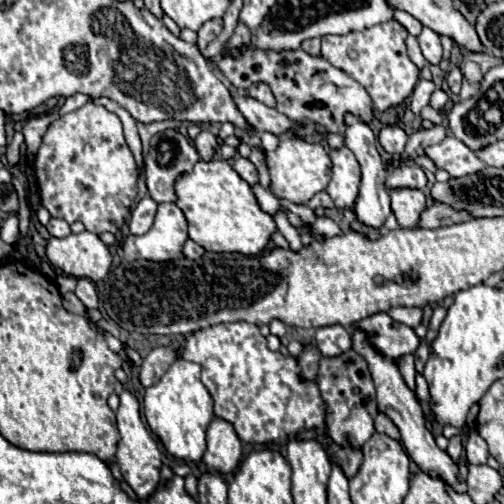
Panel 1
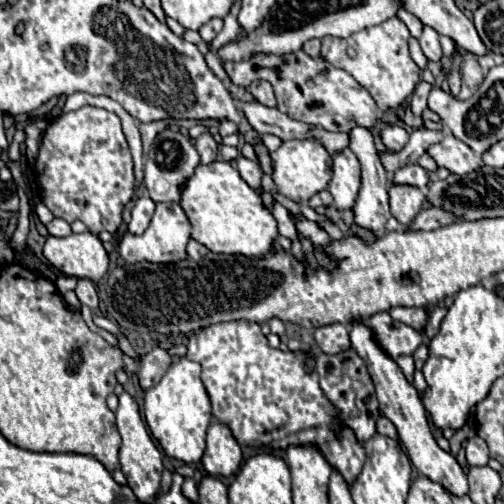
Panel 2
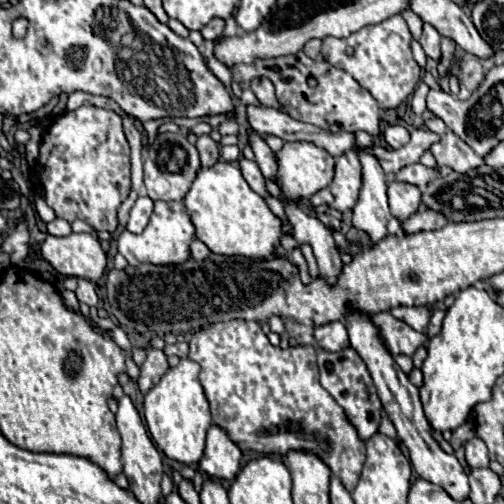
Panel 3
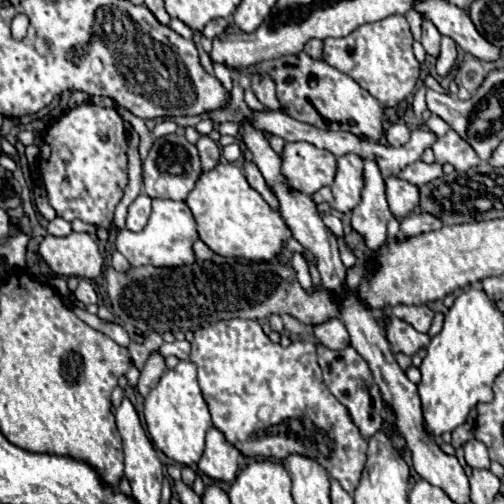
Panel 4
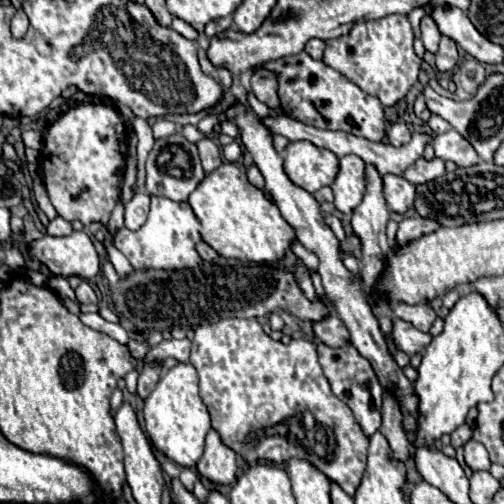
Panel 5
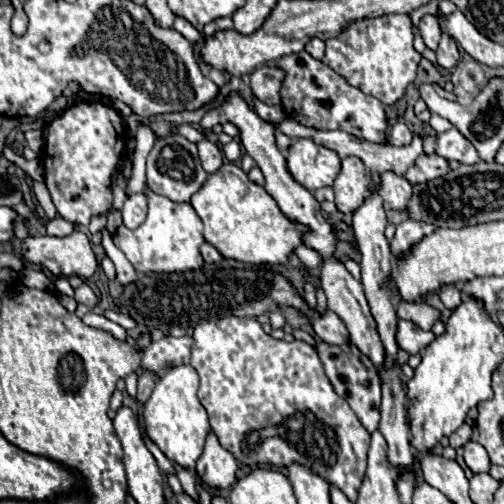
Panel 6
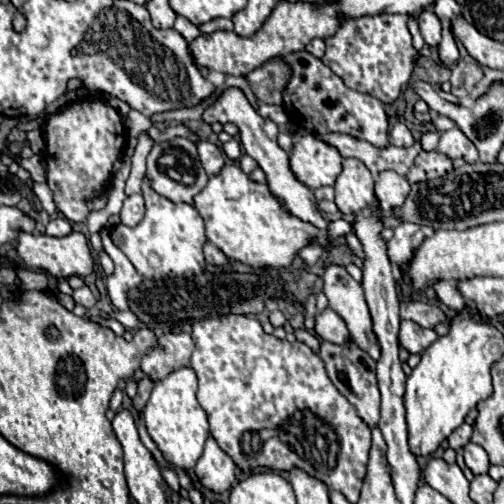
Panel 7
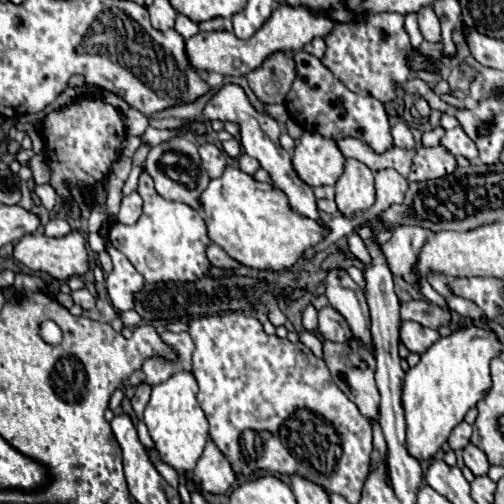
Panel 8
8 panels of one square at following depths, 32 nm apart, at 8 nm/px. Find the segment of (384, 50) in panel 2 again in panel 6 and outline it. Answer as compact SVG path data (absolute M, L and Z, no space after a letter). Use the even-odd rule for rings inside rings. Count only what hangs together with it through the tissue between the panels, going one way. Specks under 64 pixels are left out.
M384 14L354 20L344 32L340 32L340 36L326 40L326 54L322 62L364 94L378 98L382 104L394 104L404 96L406 86L414 82L416 66L422 58L412 46L410 24L408 14Z

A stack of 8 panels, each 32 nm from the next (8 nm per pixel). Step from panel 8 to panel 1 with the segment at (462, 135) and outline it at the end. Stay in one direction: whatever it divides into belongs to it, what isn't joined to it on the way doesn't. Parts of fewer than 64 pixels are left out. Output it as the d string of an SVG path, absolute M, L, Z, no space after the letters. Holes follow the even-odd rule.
M448 134L440 144L428 146L426 156L430 156L438 168L448 170L448 174L454 178L474 174L484 168L484 162L452 134Z

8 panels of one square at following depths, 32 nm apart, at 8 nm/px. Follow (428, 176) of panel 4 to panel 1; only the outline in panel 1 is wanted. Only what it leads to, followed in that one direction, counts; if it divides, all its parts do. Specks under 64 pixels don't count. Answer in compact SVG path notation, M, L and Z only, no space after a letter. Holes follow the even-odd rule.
M406 164L406 166L400 166L394 172L390 172L390 176L386 178L386 186L388 188L424 190L426 188L426 174L418 164Z

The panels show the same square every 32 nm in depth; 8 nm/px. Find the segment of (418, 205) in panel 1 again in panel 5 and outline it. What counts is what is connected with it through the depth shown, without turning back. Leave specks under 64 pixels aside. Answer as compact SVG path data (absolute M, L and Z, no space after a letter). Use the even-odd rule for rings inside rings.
M388 174L388 176L382 176L382 184L384 184L384 200L388 204L388 210L392 208L391 220L400 223L406 217L415 214L414 209L410 208L412 208L416 190L408 180L404 180L402 176ZM395 212L402 212L402 214Z

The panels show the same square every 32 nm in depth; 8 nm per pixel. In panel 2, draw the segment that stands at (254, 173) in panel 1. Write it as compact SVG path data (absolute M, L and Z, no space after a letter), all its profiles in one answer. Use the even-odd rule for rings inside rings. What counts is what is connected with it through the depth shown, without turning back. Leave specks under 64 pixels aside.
M238 156L238 158L236 158L236 168L238 168L240 176L248 182L250 188L254 188L254 190L260 190L260 188L262 188L262 184L260 184L260 180L262 180L262 170L260 170L258 162L248 160L248 158L244 158L244 156Z

